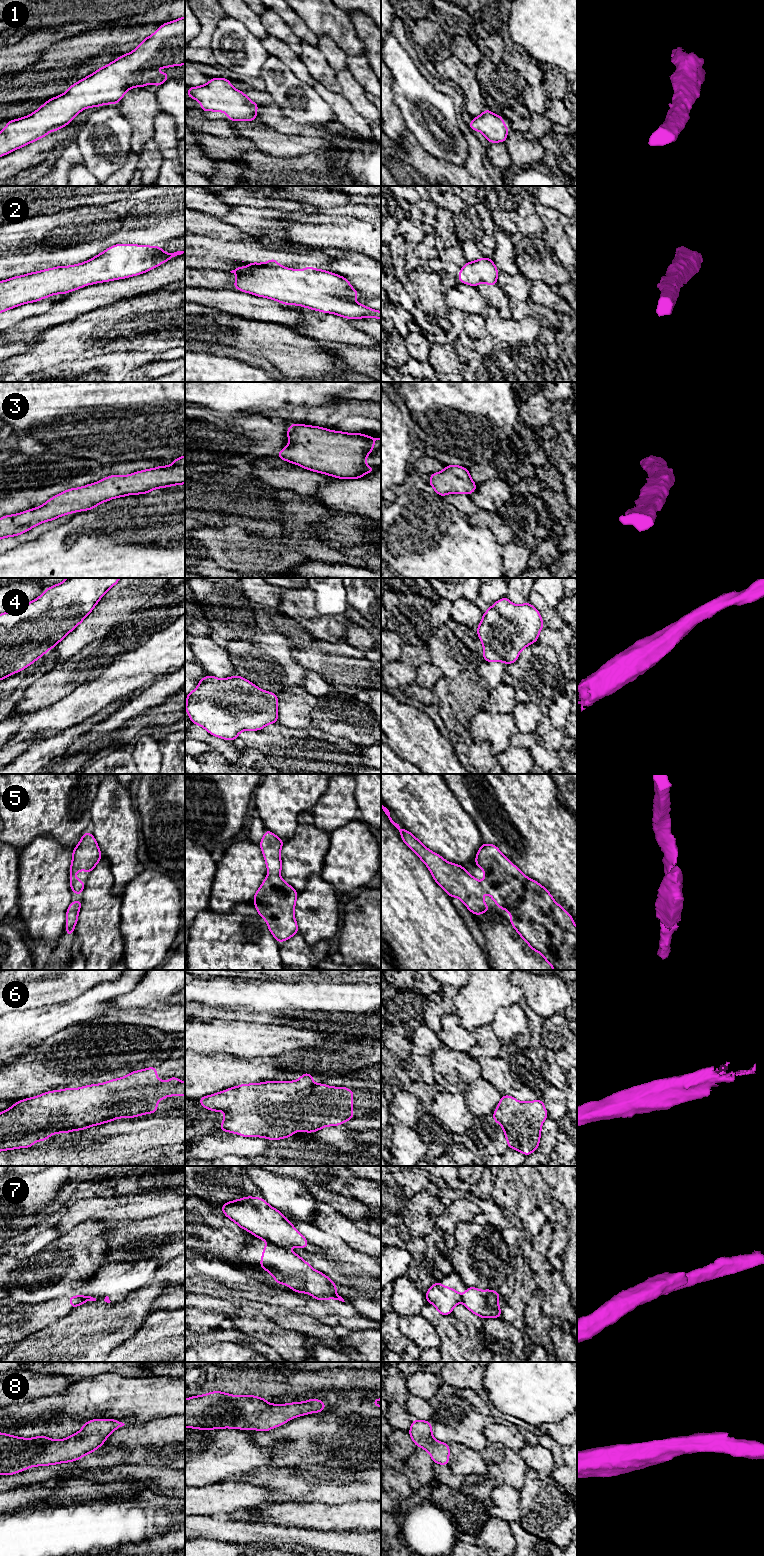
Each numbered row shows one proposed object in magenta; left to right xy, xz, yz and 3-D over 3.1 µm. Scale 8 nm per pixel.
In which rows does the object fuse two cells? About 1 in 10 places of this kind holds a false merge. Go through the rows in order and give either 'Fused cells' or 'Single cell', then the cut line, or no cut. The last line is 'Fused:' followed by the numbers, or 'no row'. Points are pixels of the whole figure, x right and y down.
1: Single cell. No split
2: Single cell. No split
3: Single cell. No split
4: Single cell. No split
5: Single cell. No split
6: Single cell. No split
7: Fused cells. Split along xz (268, 1242), (284, 1248)
8: Single cell. No split
Fused: 7

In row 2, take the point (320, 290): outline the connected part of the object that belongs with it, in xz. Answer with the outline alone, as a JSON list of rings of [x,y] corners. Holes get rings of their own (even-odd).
[[[275,257],[264,263],[249,263],[250,267],[237,267],[230,271],[237,276],[234,288],[258,297],[266,297],[286,305],[299,305],[305,308],[333,313],[348,319],[373,317],[381,319],[381,311],[373,310],[354,301],[360,293],[351,287],[350,282],[335,273],[306,267],[302,270],[290,269],[276,262]],[[242,261],[244,262],[244,261]]]

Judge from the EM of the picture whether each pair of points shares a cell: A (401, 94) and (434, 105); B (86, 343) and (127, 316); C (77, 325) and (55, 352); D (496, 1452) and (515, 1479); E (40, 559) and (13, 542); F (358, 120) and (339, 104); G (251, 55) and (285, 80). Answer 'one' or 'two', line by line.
A: one
B: one
C: one
D: one
E: two
F: one
G: two

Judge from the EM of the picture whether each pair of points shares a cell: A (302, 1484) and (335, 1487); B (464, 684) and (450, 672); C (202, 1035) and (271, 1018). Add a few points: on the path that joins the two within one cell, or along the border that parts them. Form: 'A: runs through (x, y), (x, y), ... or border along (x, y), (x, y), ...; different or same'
A: runs through (310, 1484), (313, 1486), (327, 1486); same
B: border along (462, 670), (453, 678), (443, 677); different
C: border along (230, 1020), (273, 1023), (276, 1025); different

